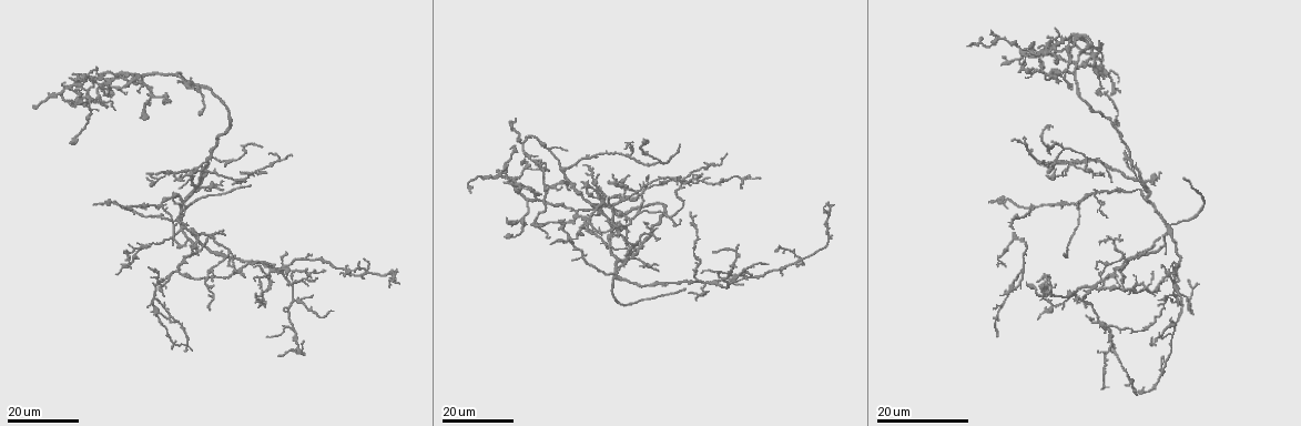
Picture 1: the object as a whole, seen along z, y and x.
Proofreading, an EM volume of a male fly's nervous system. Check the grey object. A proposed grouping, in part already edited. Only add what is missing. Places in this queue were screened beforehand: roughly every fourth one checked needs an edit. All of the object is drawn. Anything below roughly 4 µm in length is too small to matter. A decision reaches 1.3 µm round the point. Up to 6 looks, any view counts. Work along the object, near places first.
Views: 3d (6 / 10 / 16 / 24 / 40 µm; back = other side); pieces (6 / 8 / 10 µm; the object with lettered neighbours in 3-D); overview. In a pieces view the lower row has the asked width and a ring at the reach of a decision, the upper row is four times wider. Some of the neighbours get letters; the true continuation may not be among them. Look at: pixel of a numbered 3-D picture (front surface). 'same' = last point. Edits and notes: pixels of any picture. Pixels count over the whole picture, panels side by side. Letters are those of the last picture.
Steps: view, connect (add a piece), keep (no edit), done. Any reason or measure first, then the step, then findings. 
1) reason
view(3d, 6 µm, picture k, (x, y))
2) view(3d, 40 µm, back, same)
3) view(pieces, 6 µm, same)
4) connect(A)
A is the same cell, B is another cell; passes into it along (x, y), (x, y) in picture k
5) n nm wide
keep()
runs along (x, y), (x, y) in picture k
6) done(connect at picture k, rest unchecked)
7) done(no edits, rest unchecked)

free end
view(3d, 16 µm, picture 1, (469, 192))

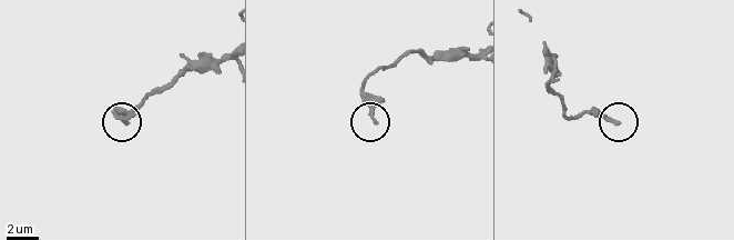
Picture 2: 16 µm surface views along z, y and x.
view(pieces, 10 µm, picture 2, (617, 124))

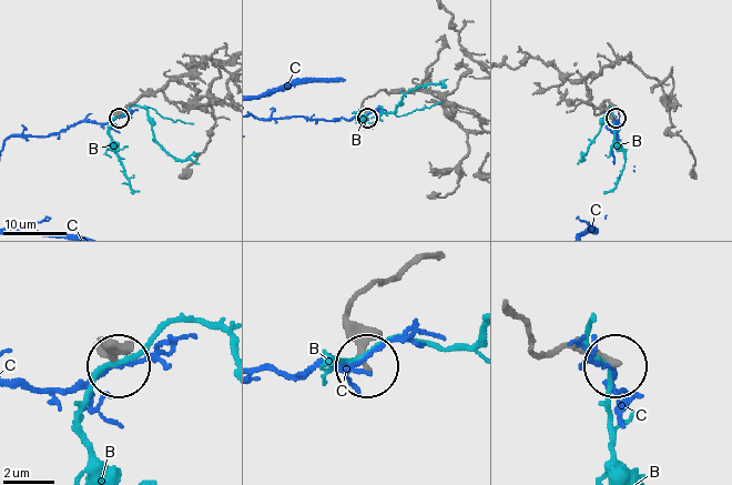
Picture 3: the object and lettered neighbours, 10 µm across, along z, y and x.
keep()
B and C are other cells; runs along (415, 261), (369, 284), (353, 303), (351, 335), (367, 365) in picture 3; no lettered piece goes on from it

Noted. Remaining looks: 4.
branch stops here
view(3d, 16 µm, picture 1, (1101, 77))

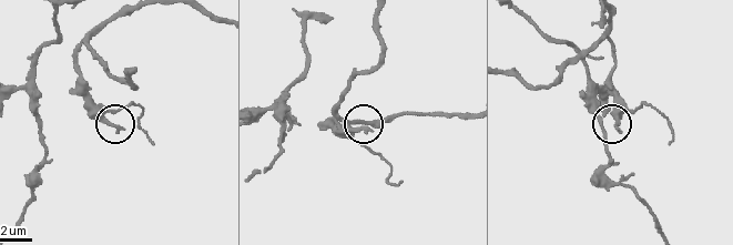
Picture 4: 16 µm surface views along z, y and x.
zoom in
view(3d, 6 µm, picture 4, (120, 129))

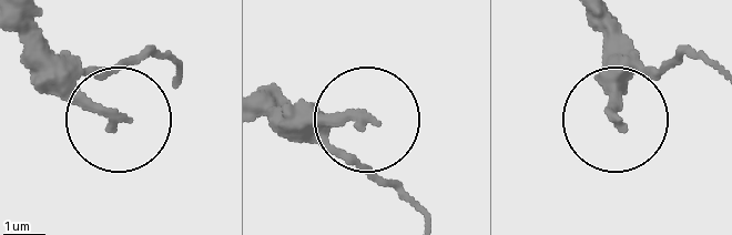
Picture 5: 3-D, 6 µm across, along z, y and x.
view(pieces, 8 µm, picture 5, (368, 119))

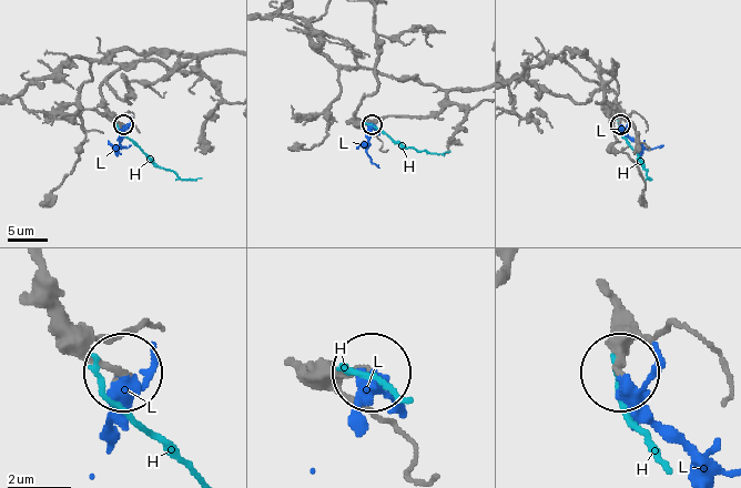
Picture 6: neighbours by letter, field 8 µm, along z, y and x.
connect(L)
L is the same cell, H is another cell; passes into it along (610, 324), (633, 396), (721, 465) in picture 6; it goes on there

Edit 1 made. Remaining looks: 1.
done(connect at picture 6, rest unchecked)

